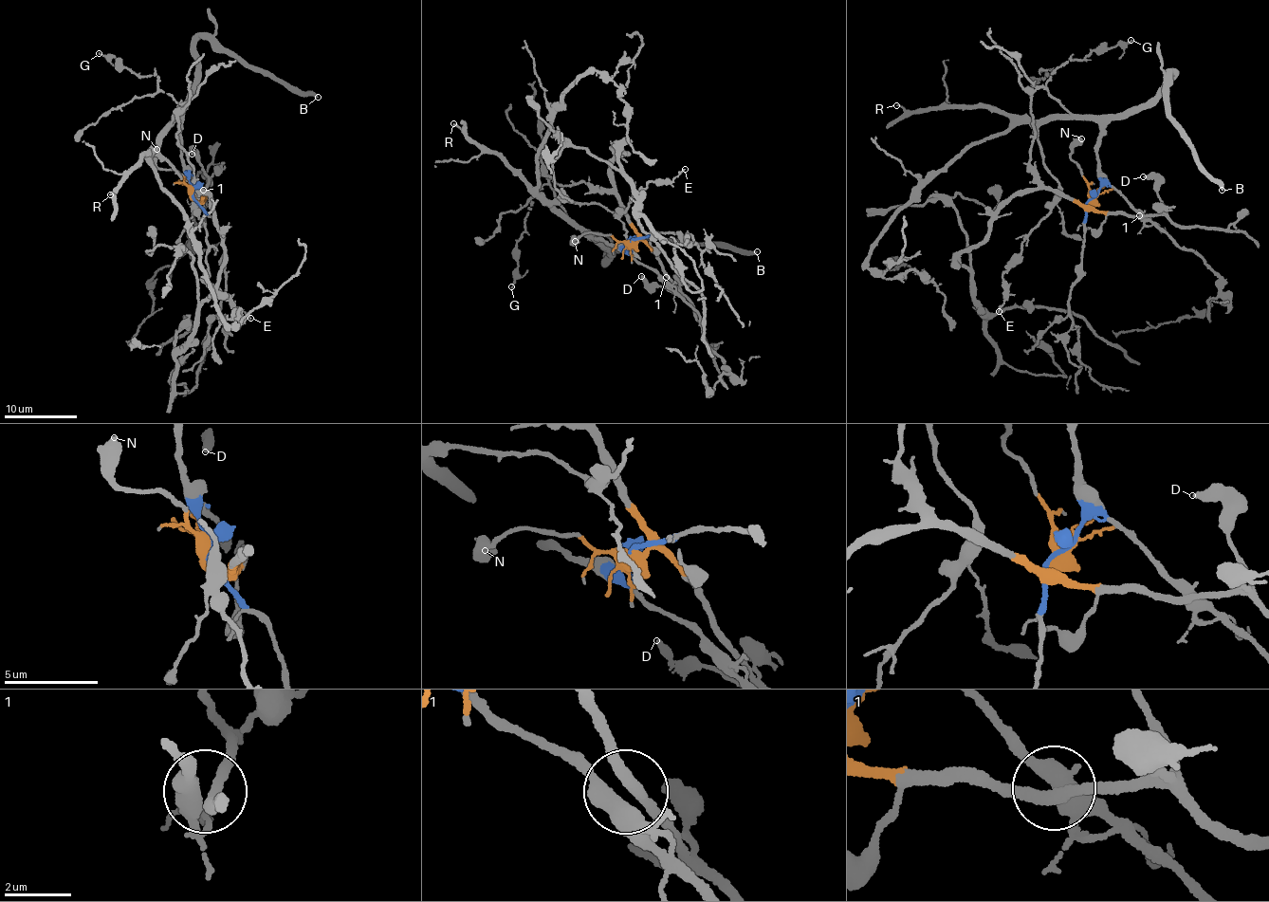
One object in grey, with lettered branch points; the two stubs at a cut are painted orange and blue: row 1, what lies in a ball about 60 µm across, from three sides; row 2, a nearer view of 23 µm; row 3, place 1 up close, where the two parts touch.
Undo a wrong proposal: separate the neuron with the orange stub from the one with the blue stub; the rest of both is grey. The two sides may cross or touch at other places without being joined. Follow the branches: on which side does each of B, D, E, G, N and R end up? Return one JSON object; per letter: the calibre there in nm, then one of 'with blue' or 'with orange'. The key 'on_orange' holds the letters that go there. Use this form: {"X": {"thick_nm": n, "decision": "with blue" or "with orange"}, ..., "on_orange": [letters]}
{"B": {"thick_nm": 320, "decision": "with blue"}, "D": {"thick_nm": 380, "decision": "with orange"}, "E": {"thick_nm": 150, "decision": "with blue"}, "G": {"thick_nm": 160, "decision": "with blue"}, "N": {"thick_nm": 650, "decision": "with orange"}, "R": {"thick_nm": 180, "decision": "with blue"}, "on_orange": ["D", "N"]}

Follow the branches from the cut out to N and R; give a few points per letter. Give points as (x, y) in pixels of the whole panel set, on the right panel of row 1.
N: (1091, 200), (1083, 174), (1070, 156), (1072, 146), (1081, 138)
R: (1091, 200), (1100, 184), (1099, 126), (1092, 119), (1035, 121), (985, 107), (943, 102), (913, 112), (896, 104)

